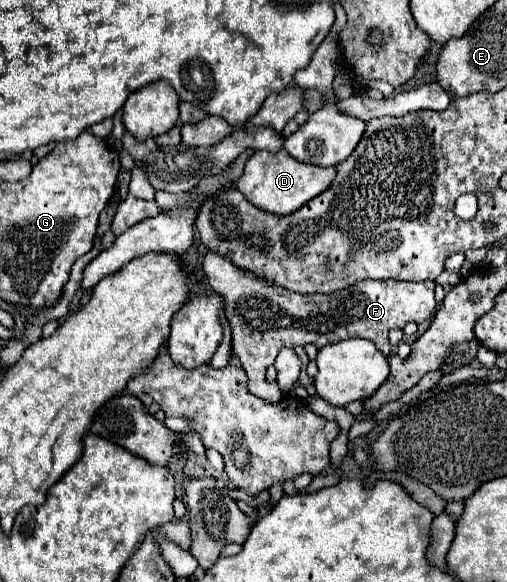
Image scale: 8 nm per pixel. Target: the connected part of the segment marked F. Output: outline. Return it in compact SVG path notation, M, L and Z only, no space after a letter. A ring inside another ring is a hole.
M208 252L204 256L202 262L202 270L208 278L210 288L222 296L224 300L224 314L232 326L234 332L234 354L240 358L242 368L248 374L250 380L250 392L268 400L268 402L278 402L282 398L280 386L276 382L268 382L266 380L266 370L274 364L278 350L284 346L306 346L306 344L314 344L318 348L326 346L326 344L334 344L346 338L368 338L376 344L378 350L382 350L386 356L390 352L390 344L388 344L388 332L392 328L404 328L408 322L424 322L428 318L432 318L436 310L437 304L434 297L435 282L398 282L398 280L362 280L356 282L354 286L334 292L334 294L312 294L312 296L302 296L296 294L288 288L276 286L252 272L244 272L240 268L236 268L228 258L216 254L216 252Z

